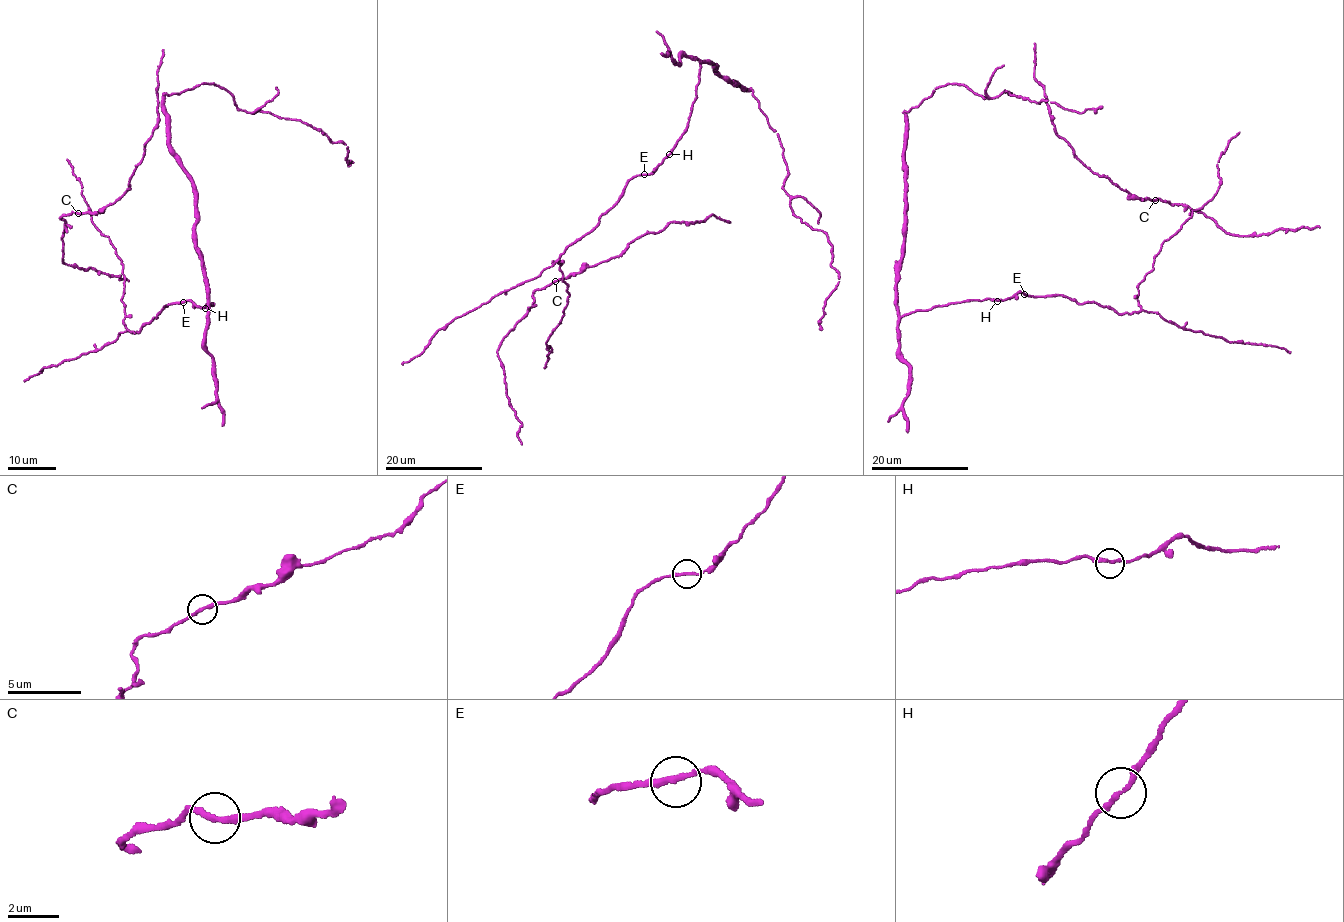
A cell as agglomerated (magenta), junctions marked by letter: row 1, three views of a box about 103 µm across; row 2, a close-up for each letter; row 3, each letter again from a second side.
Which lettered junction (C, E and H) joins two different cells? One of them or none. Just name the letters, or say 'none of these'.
C

